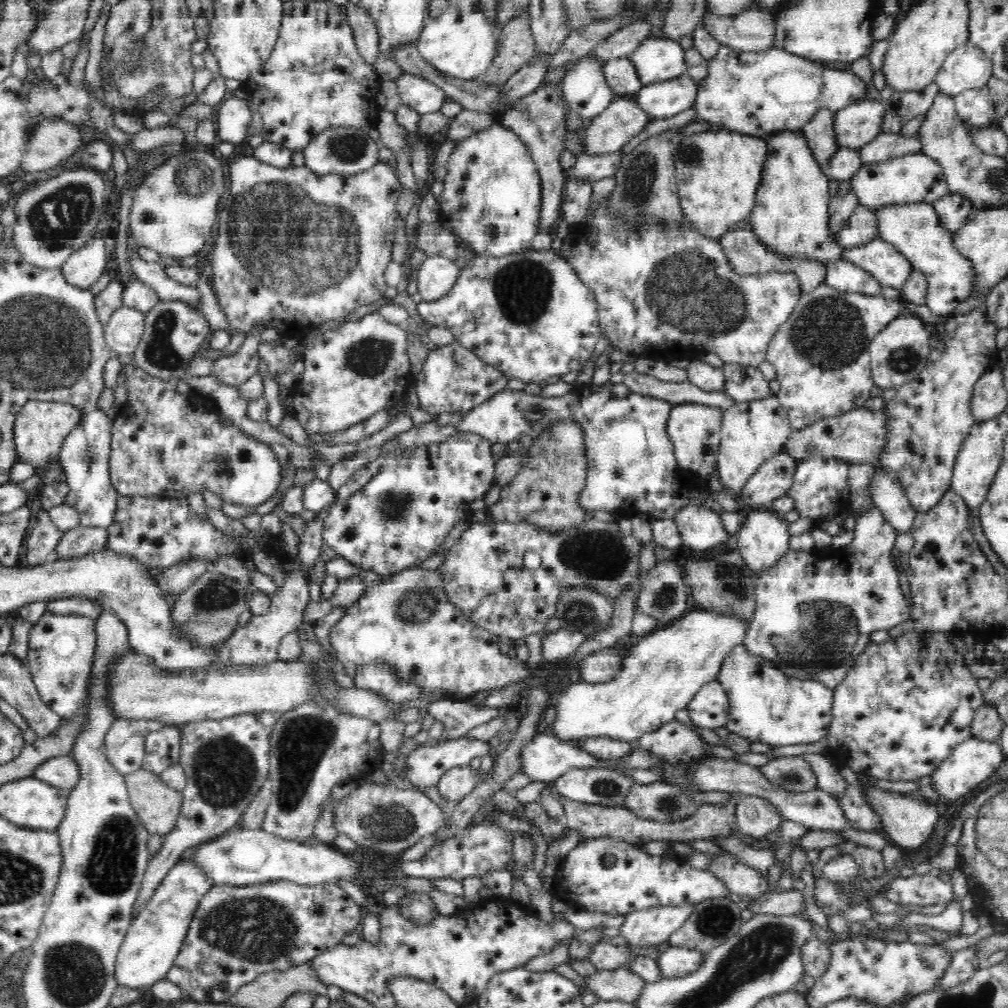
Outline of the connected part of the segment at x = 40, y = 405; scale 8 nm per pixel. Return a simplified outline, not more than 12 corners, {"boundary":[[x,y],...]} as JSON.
{"boundary":[[28,401],[16,415],[17,454],[34,468],[59,460],[82,411]]}

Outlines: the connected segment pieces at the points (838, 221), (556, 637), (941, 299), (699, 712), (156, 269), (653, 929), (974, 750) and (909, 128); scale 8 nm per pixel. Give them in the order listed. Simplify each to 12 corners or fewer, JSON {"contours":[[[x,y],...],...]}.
{"contours":[[[829,180],[830,239],[860,206],[848,183]],[[559,629],[542,639],[542,663],[567,661],[586,639]],[[932,205],[874,210],[878,238],[927,277],[926,305],[950,316],[974,269]],[[714,680],[687,707],[698,727],[726,728],[730,702]],[[128,256],[135,276],[161,301],[199,306],[198,289],[171,279],[161,262]],[[694,904],[656,905],[627,914],[620,935],[632,946],[660,944]],[[970,735],[933,772],[944,802],[971,792],[1005,760]],[[938,85],[894,91],[887,103],[902,119],[900,133],[919,132]]]}

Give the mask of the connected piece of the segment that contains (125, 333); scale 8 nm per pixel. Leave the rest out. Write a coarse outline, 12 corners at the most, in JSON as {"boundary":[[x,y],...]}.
{"boundary":[[122,308],[103,325],[114,355],[132,356],[141,341],[144,315]]}

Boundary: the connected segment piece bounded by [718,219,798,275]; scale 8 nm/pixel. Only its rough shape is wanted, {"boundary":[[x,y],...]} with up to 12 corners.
{"boundary":[[749,219],[721,238],[738,274],[794,273],[795,261],[774,256]]}

